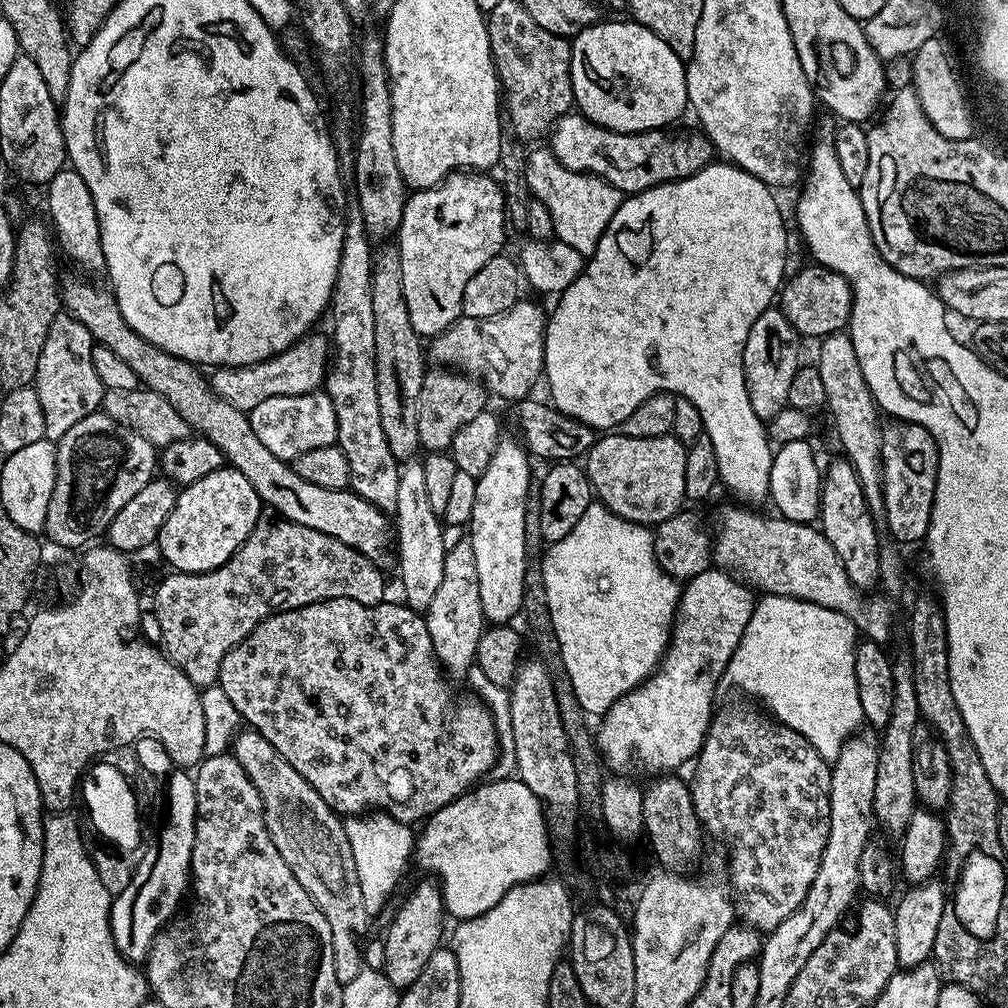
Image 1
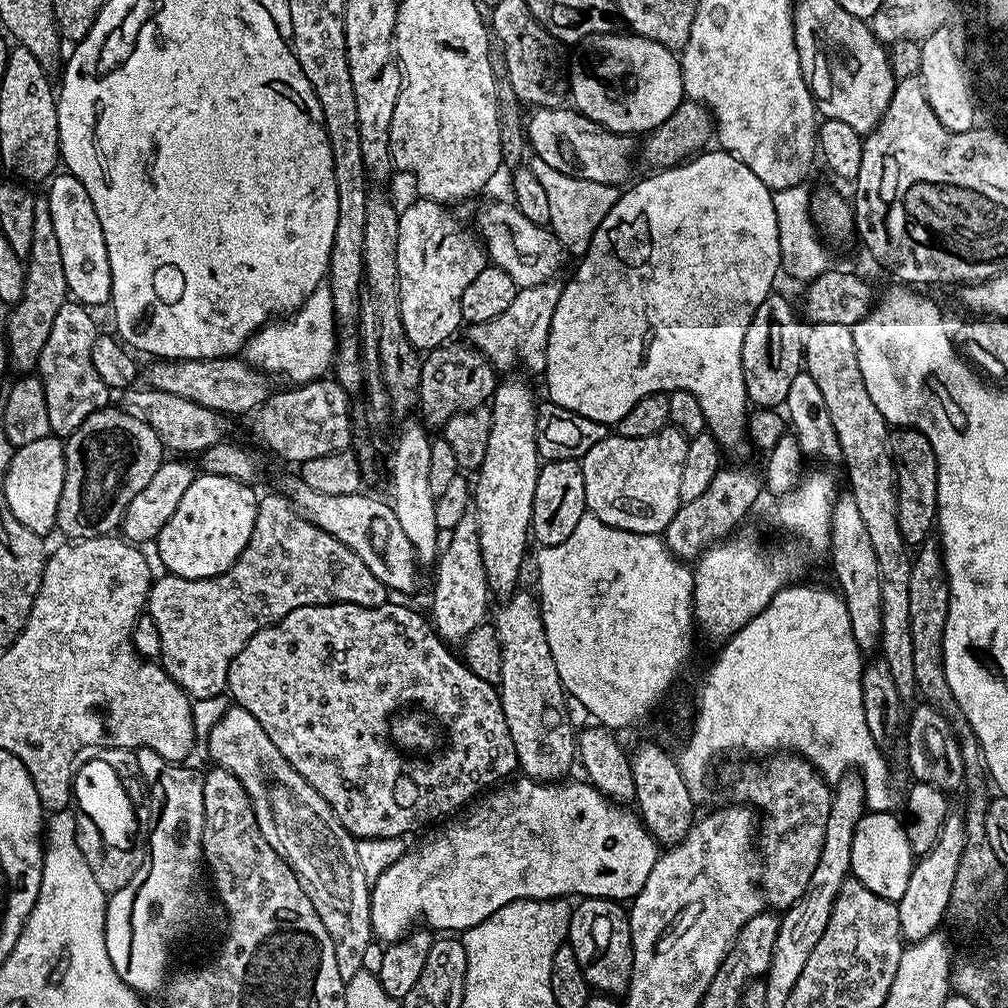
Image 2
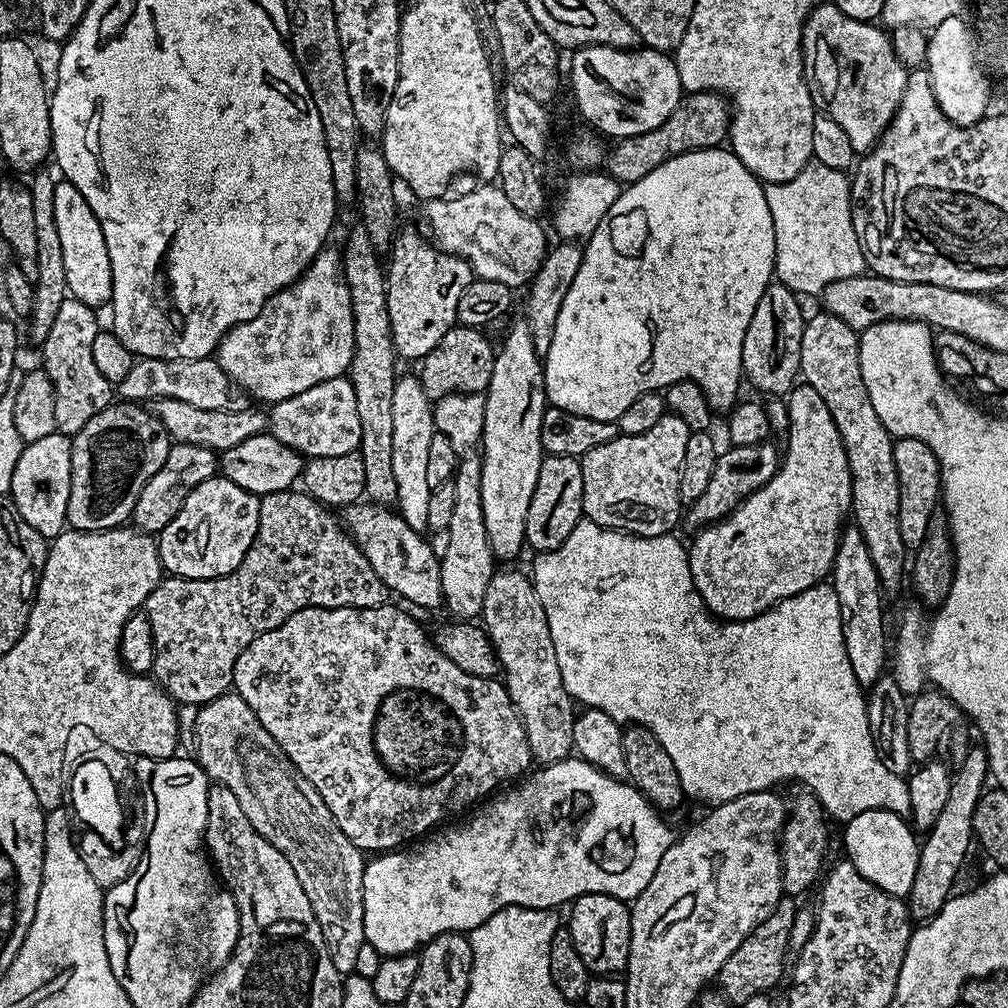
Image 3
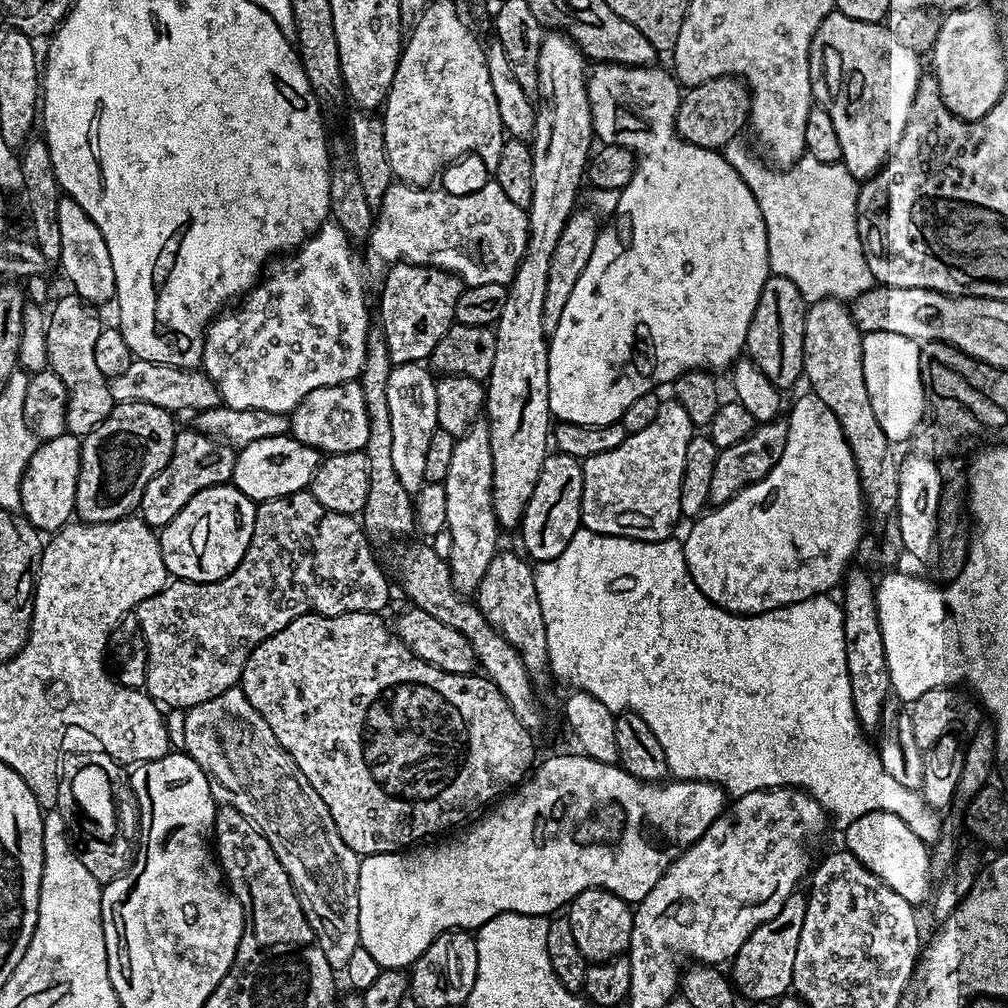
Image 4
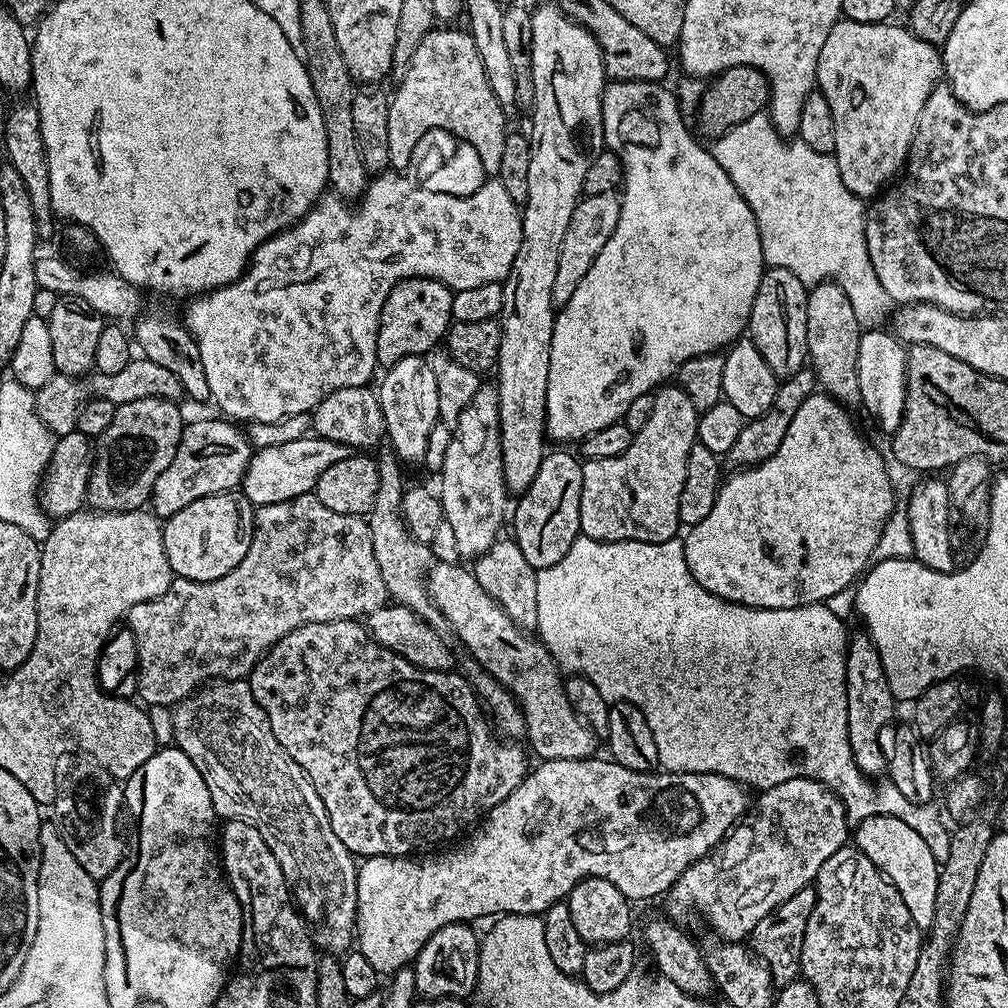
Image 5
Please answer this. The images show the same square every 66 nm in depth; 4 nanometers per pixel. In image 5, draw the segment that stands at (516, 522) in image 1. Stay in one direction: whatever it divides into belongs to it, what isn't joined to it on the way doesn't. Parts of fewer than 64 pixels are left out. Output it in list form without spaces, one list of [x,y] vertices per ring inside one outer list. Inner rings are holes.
[[[552,2],[532,12],[532,81],[536,97],[530,109],[530,194],[522,206],[522,246],[518,246],[514,266],[510,266],[508,279],[503,281],[504,305],[499,315],[500,353],[494,369],[504,484],[512,494],[519,494],[528,489],[530,482],[534,482],[534,474],[538,474],[538,466],[542,466],[542,458],[546,455],[546,386],[550,374],[550,346],[554,323],[552,287],[558,274],[558,250],[562,246],[566,226],[570,226],[570,214],[574,214],[578,202],[582,199],[586,170],[594,158],[606,148],[602,118],[602,98],[606,87],[604,55],[594,34],[574,23]]]

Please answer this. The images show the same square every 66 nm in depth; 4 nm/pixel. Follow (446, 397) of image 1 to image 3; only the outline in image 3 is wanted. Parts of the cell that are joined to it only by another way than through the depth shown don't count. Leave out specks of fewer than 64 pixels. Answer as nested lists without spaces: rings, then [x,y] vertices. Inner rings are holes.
[[[454,326],[446,334],[442,334],[442,342],[426,354],[419,365],[418,375],[420,384],[426,390],[429,400],[437,402],[455,392],[484,392],[490,382],[490,374],[494,374],[494,362],[496,361],[497,349],[494,344],[484,337],[485,333],[479,328],[466,328]]]

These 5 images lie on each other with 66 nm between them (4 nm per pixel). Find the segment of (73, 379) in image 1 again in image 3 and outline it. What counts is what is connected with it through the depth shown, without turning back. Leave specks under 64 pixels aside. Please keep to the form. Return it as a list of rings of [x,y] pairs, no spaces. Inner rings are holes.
[[[71,296],[65,297],[58,315],[54,318],[54,325],[50,334],[46,334],[42,351],[44,361],[42,367],[50,382],[54,386],[56,401],[54,402],[54,422],[56,431],[63,436],[74,437],[94,414],[106,410],[114,400],[114,385],[106,378],[98,366],[94,366],[94,338],[100,331],[97,311],[78,302]]]

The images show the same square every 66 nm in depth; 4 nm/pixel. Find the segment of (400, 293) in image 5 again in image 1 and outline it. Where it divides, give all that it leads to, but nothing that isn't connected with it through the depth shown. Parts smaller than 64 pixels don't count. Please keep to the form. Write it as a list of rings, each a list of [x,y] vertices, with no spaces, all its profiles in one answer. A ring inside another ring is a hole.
[[[461,170],[447,176],[440,184],[435,184],[432,188],[417,188],[405,199],[404,209],[402,210],[402,222],[398,233],[398,247],[400,249],[400,261],[402,262],[402,294],[406,298],[406,310],[410,310],[410,326],[421,338],[431,338],[445,332],[455,320],[459,320],[462,315],[462,294],[466,294],[466,282],[490,262],[490,258],[501,255],[504,248],[504,230],[506,232],[506,213],[504,205],[504,189],[496,180],[492,181],[491,175],[485,174],[480,170]]]

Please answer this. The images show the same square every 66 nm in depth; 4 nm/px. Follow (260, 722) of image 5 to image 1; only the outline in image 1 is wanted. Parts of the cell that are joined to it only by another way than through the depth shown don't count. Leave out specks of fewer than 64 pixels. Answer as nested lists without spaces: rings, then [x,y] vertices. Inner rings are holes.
[[[244,730],[232,740],[231,755],[246,770],[246,774],[258,790],[264,806],[264,825],[278,846],[278,854],[286,858],[286,866],[294,870],[294,878],[310,894],[312,901],[322,910],[326,922],[330,922],[330,934],[334,942],[334,974],[341,986],[354,982],[364,969],[364,946],[369,935],[370,917],[362,899],[362,887],[354,866],[350,841],[344,829],[344,820],[326,801],[258,734]]]

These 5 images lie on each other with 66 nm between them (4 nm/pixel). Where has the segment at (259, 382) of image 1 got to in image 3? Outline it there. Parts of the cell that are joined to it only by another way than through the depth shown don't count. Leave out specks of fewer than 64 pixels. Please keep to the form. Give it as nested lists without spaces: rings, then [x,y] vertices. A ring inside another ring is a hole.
[[[145,356],[133,363],[130,374],[122,378],[118,386],[118,396],[124,402],[151,402],[153,400],[177,400],[187,402],[190,406],[198,406],[201,410],[242,410],[249,407],[247,395],[235,394],[234,385],[222,370],[222,366],[214,358],[174,358],[159,360]],[[145,400],[145,401],[144,401]]]

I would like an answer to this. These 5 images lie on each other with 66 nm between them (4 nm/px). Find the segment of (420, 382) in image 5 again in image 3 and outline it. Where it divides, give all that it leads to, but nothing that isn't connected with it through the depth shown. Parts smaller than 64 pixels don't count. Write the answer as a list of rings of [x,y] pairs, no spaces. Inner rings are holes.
[[[401,375],[394,386],[394,482],[398,485],[395,507],[400,517],[415,532],[423,533],[428,528],[430,514],[430,494],[433,488],[426,475],[430,438],[436,430],[432,420],[433,401],[429,400],[426,390],[420,384],[419,375]]]

